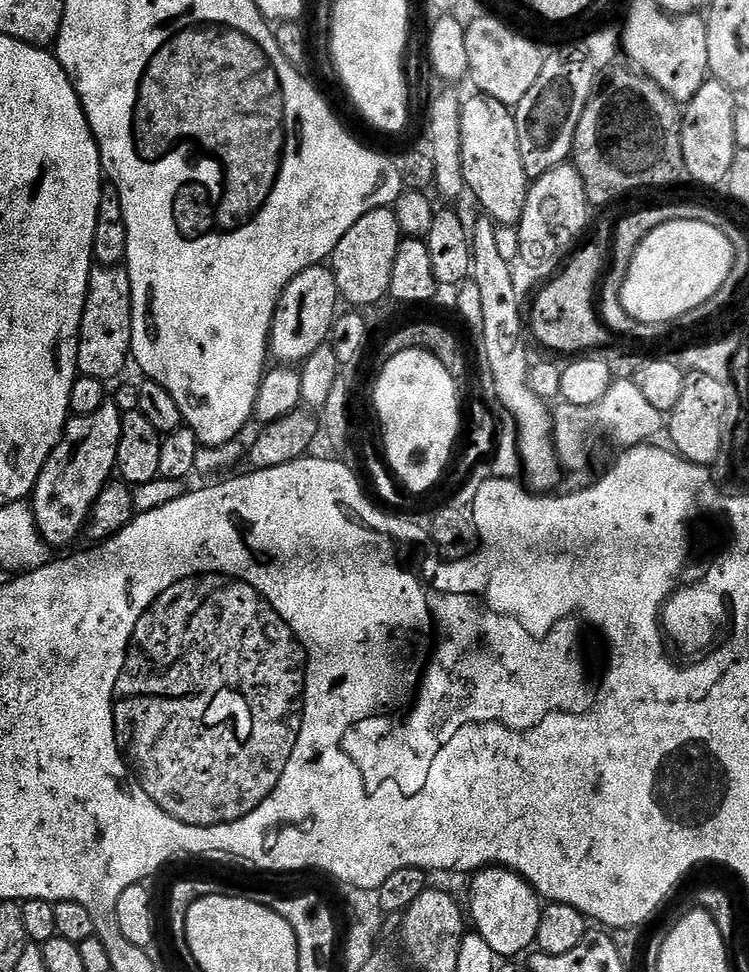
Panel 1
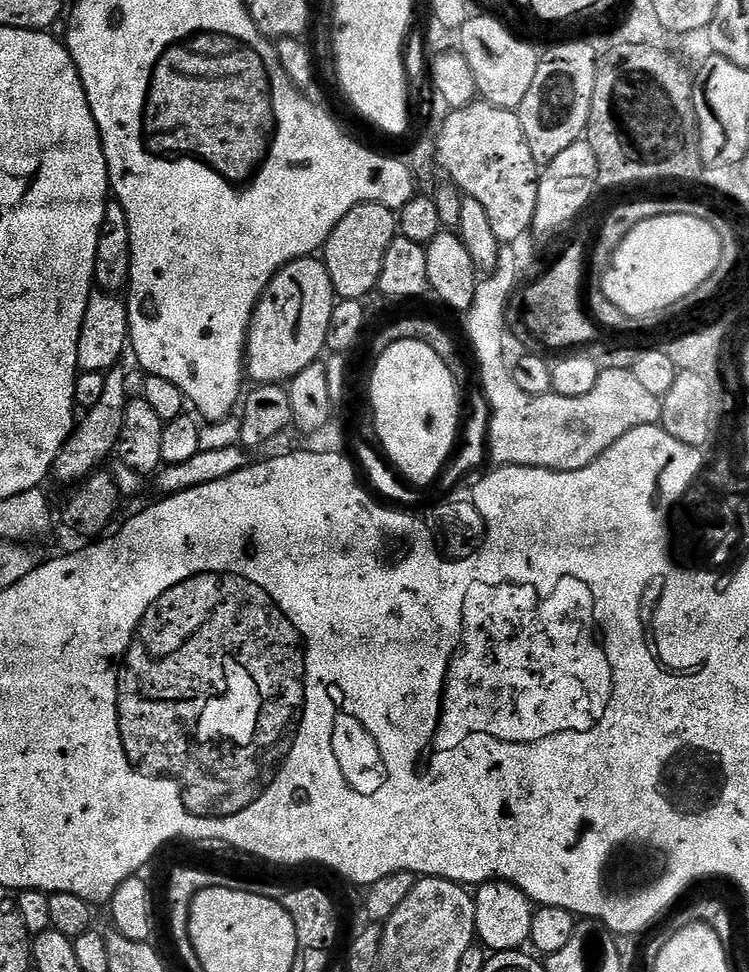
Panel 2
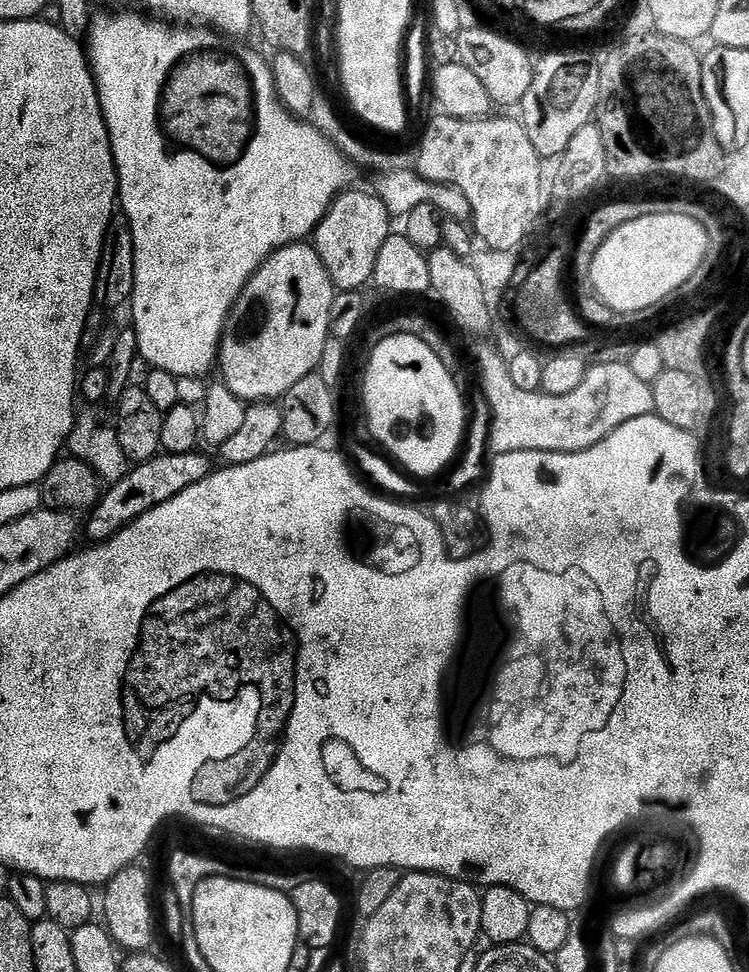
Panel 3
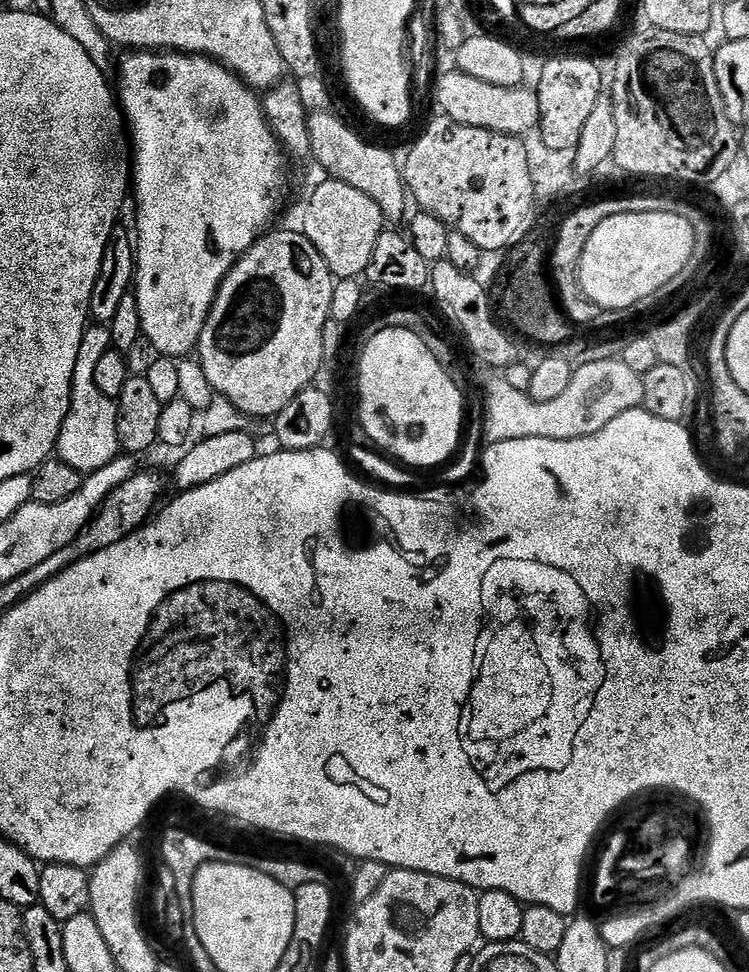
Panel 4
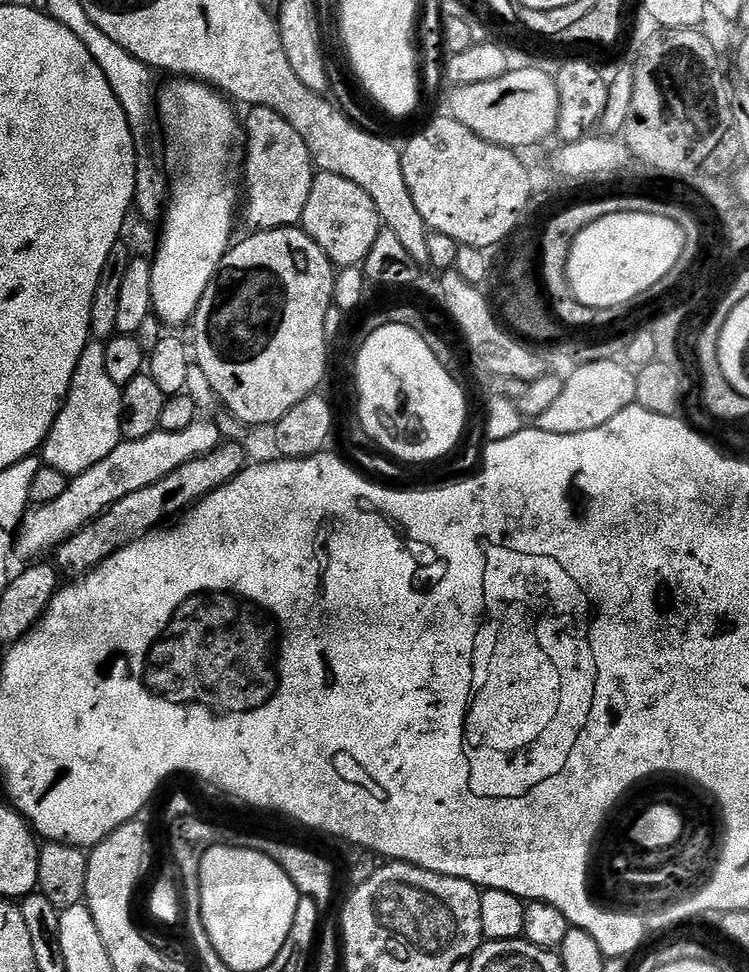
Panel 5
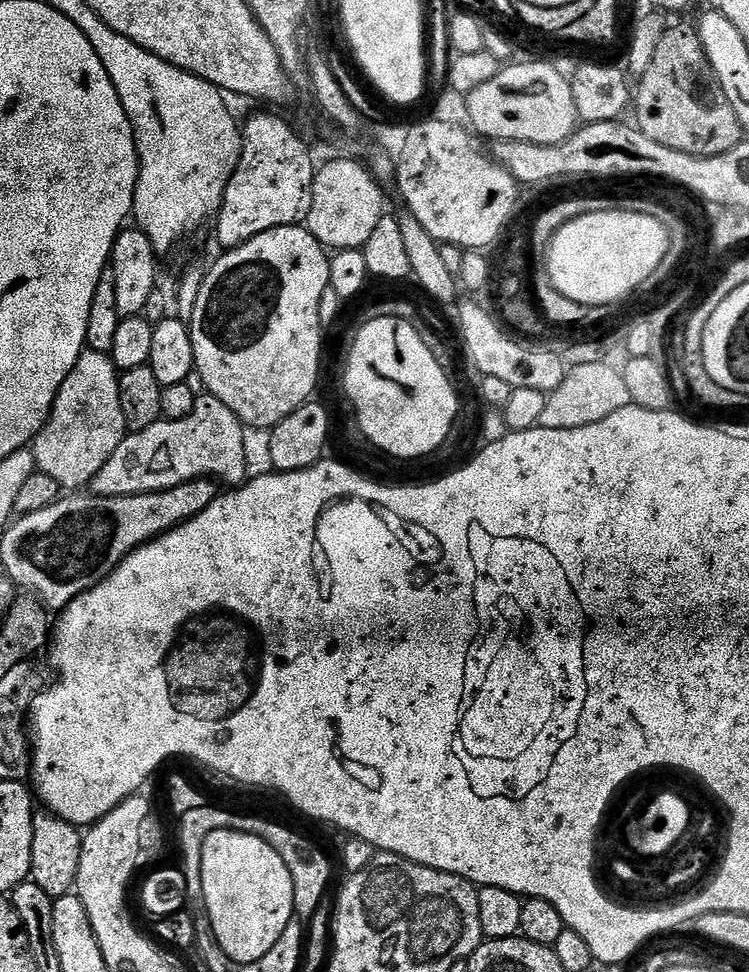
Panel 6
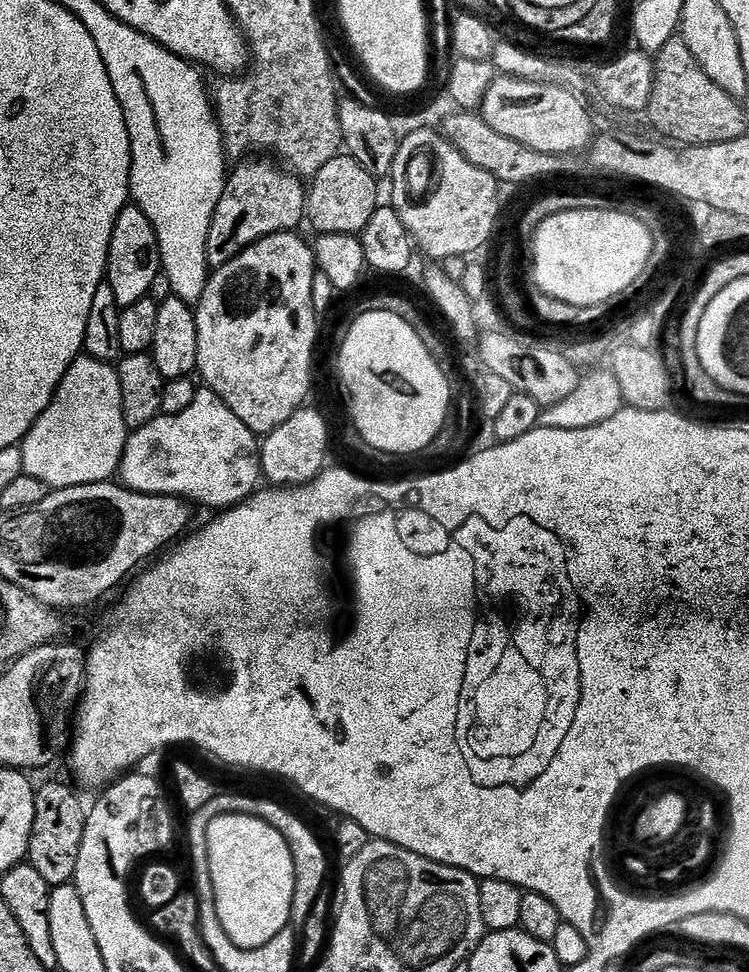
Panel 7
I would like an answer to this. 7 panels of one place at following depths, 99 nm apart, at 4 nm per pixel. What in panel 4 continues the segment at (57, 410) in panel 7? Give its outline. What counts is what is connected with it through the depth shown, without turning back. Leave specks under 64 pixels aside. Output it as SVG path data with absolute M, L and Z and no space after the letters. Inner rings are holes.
M89 326L84 330L82 346L78 350L78 362L74 362L74 378L70 394L70 410L62 430L58 434L55 455L66 466L74 466L81 474L102 470L122 449L118 442L118 410L116 401L106 398L98 386L94 386L94 365L112 348L112 330L108 326Z

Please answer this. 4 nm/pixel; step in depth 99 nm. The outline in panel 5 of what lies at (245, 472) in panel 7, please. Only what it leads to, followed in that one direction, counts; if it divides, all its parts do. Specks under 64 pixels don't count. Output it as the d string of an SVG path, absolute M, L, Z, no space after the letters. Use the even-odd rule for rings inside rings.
M204 418L196 419L193 424L186 426L186 430L158 430L141 440L124 440L109 456L102 458L98 466L90 466L90 470L86 470L82 475L71 477L68 489L59 498L54 498L54 502L29 507L19 528L14 532L15 555L17 552L24 562L32 562L43 557L40 556L43 552L51 553L75 532L79 532L85 524L103 514L111 504L117 504L122 498L146 486L154 486L154 482L178 470L178 466L214 450L220 443L222 437L219 426L211 419Z

